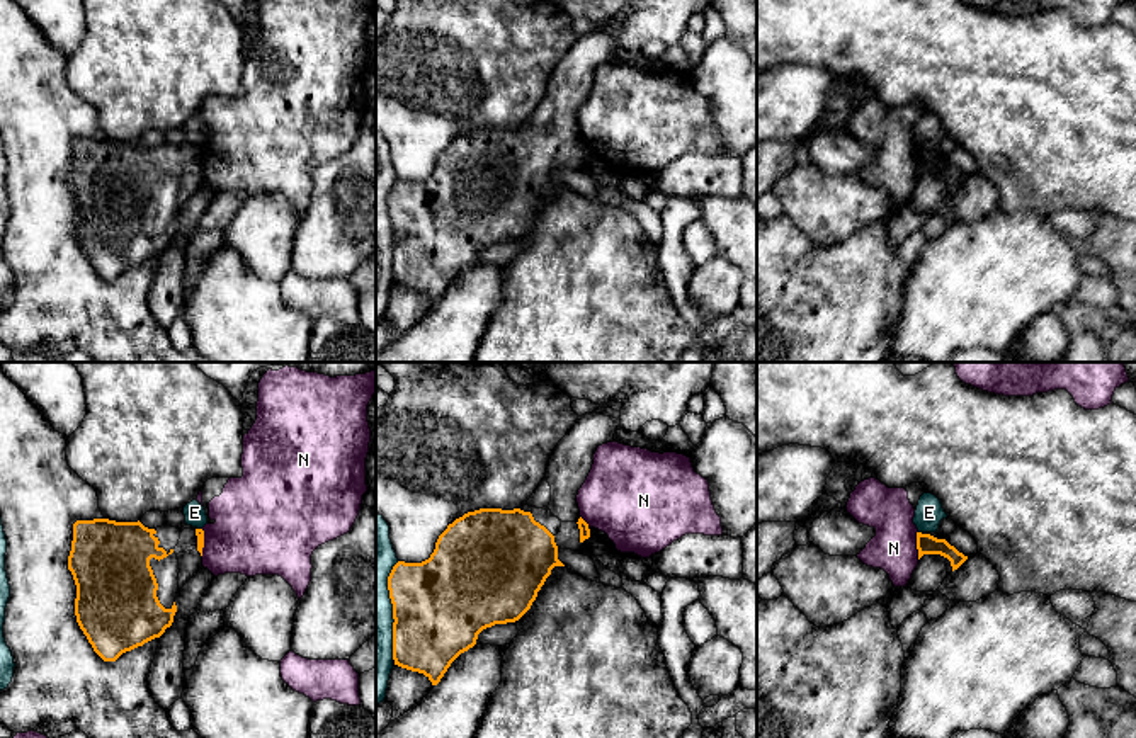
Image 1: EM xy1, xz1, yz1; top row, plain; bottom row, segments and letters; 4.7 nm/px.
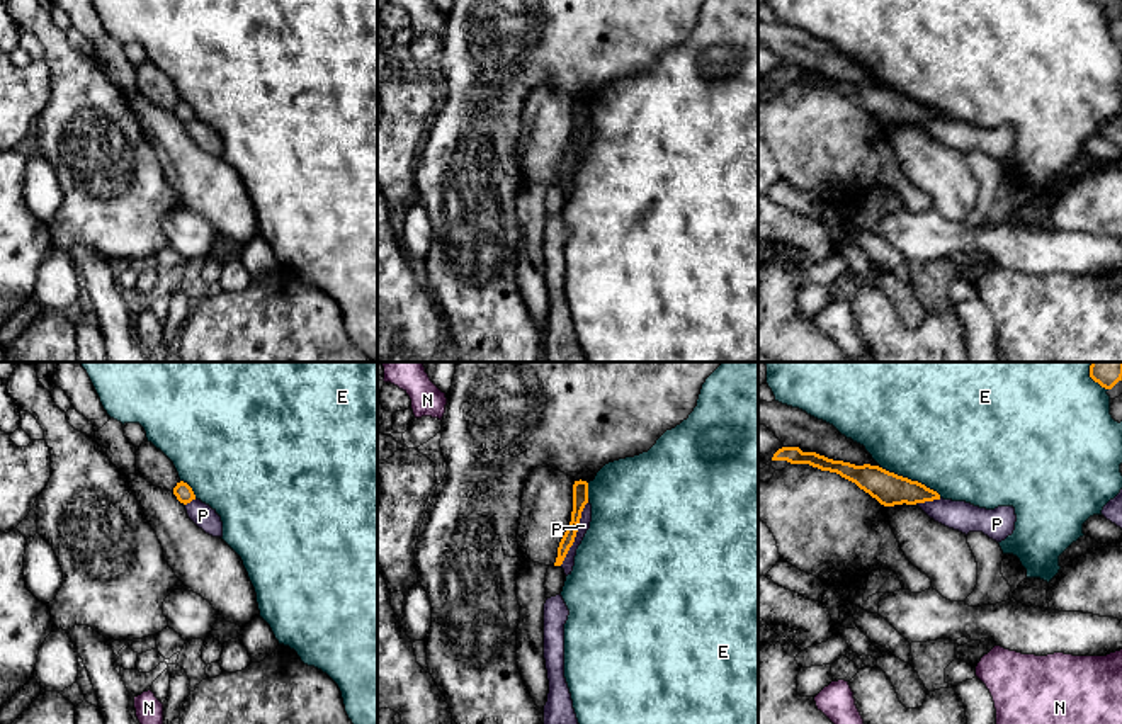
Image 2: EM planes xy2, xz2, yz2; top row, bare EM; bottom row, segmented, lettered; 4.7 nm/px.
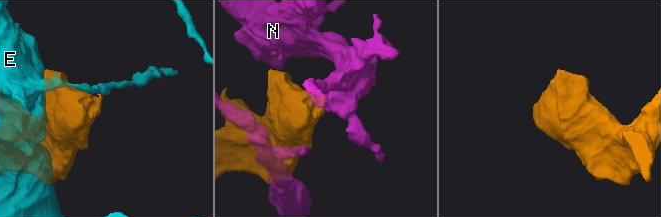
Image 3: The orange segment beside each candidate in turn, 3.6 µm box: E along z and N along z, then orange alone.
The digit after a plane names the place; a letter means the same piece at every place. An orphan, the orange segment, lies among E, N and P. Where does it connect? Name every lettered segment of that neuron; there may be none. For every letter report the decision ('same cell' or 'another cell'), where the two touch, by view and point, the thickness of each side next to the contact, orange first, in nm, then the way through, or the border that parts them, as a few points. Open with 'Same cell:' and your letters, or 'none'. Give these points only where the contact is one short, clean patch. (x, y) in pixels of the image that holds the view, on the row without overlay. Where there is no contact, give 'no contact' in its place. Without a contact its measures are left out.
Same cell: none
E: another cell | yz2 (910, 99) | 160/480 nm
N: another cell | yz1 (917, 164) | 100/220 nm
P: another cell | xz2 (577, 150) | 80/60 nm | along xz2 (589, 119), (582, 131), (575, 160), (560, 184)

